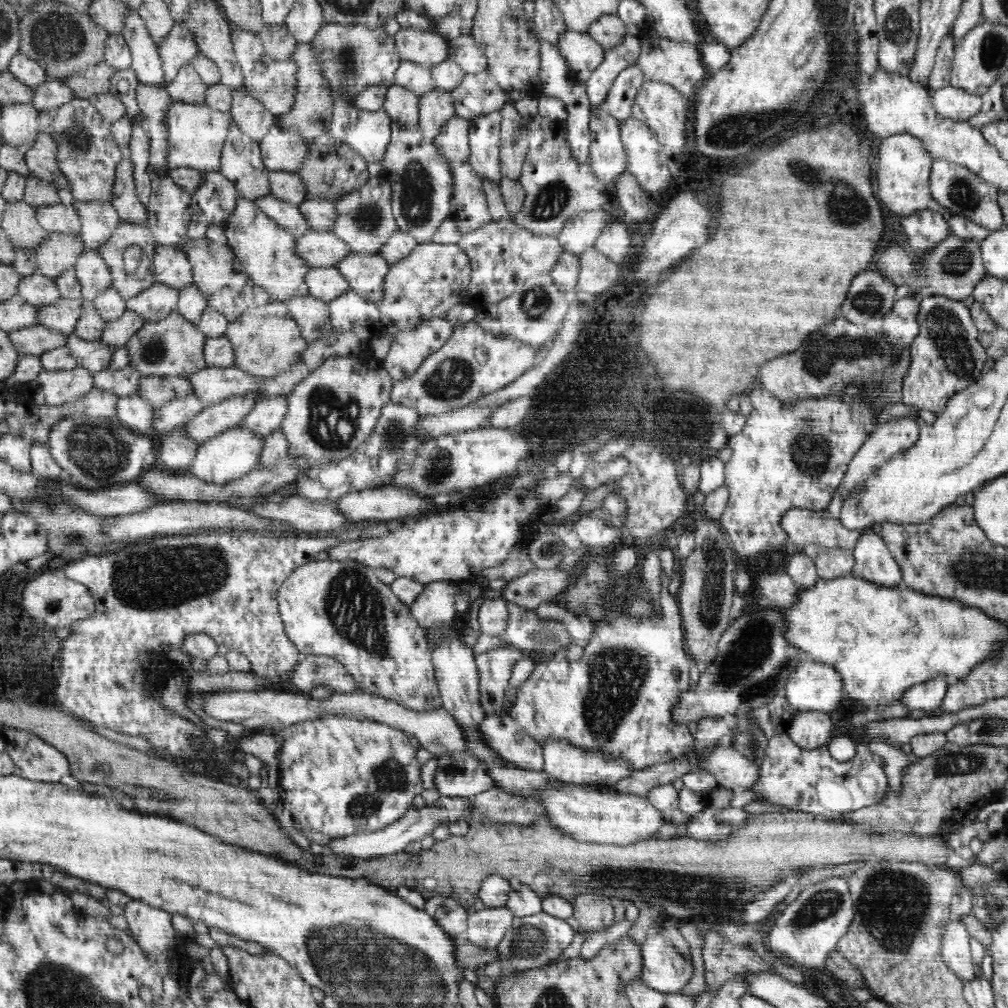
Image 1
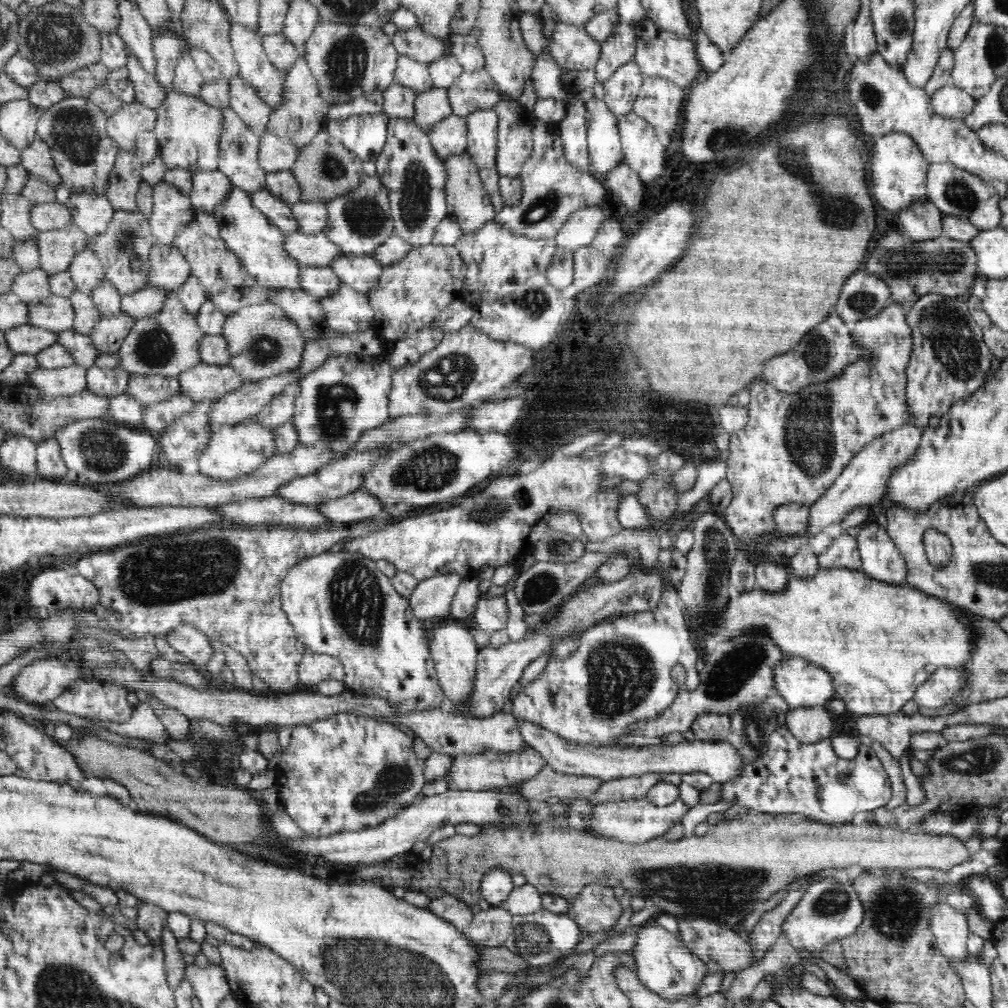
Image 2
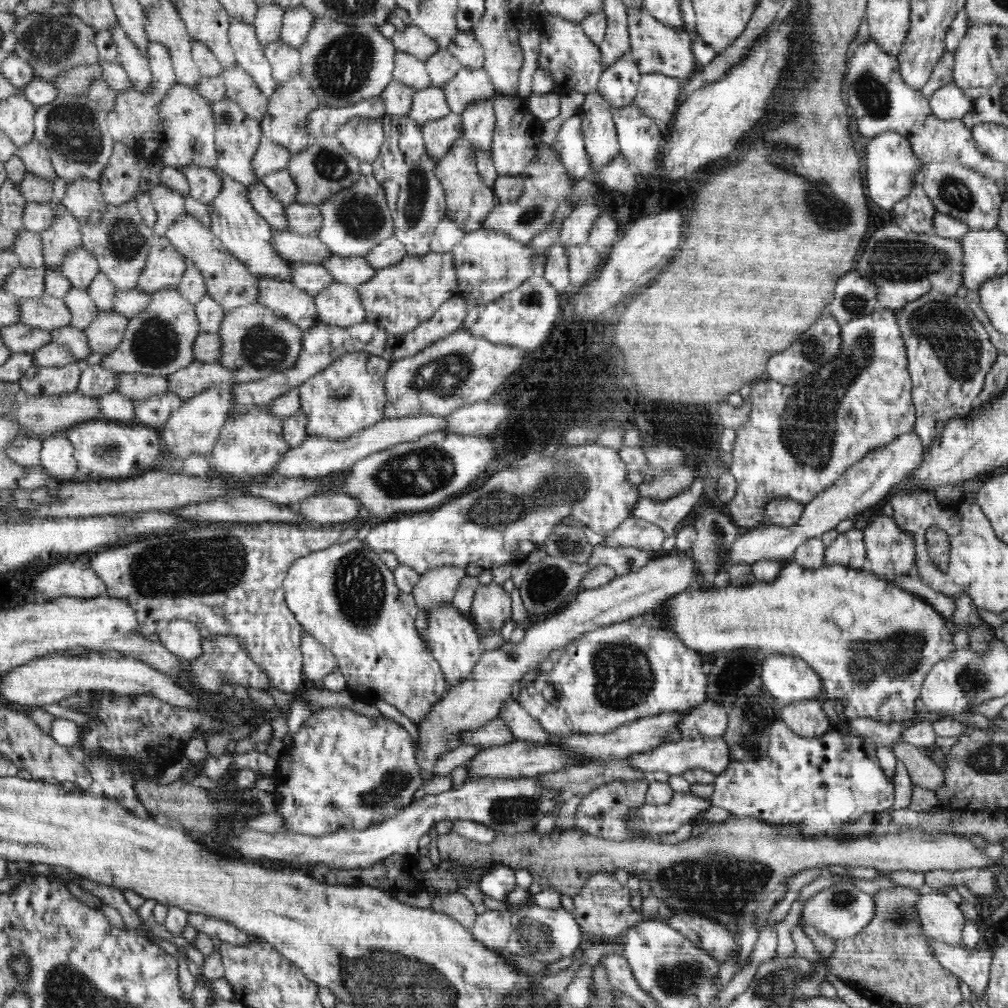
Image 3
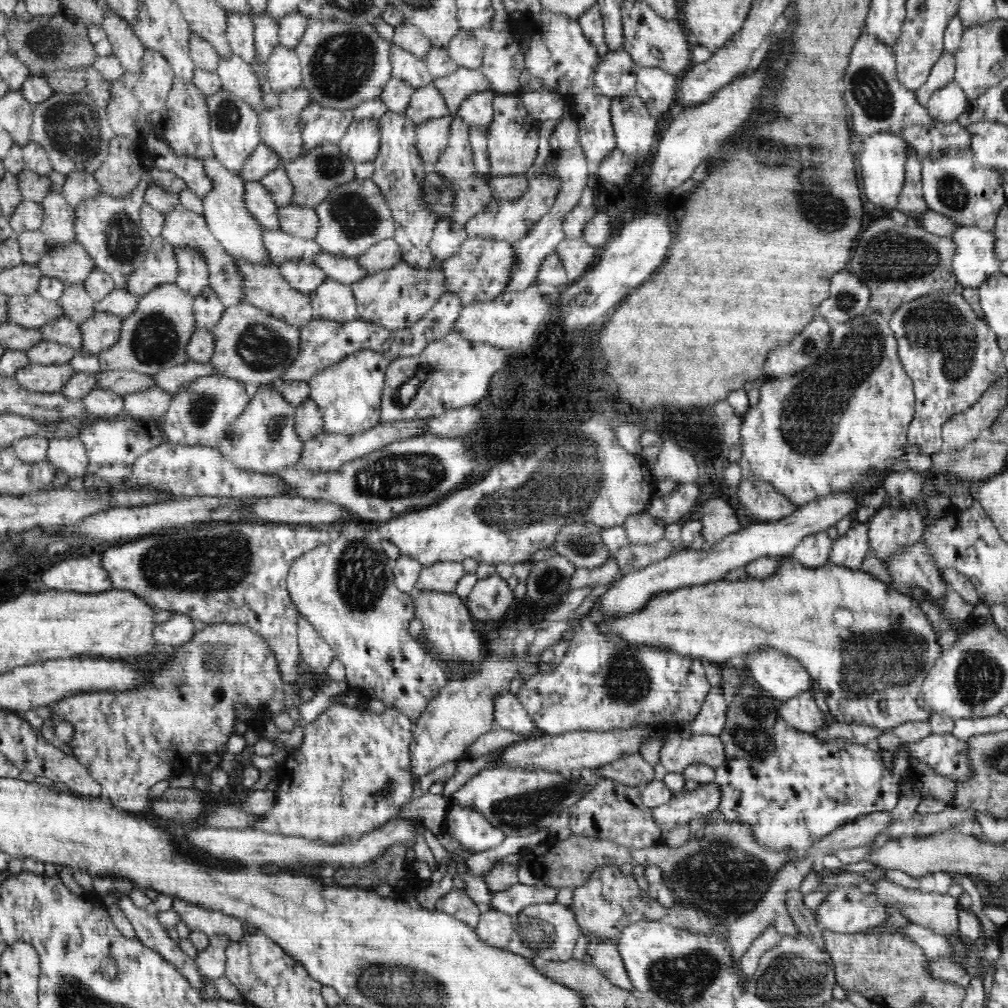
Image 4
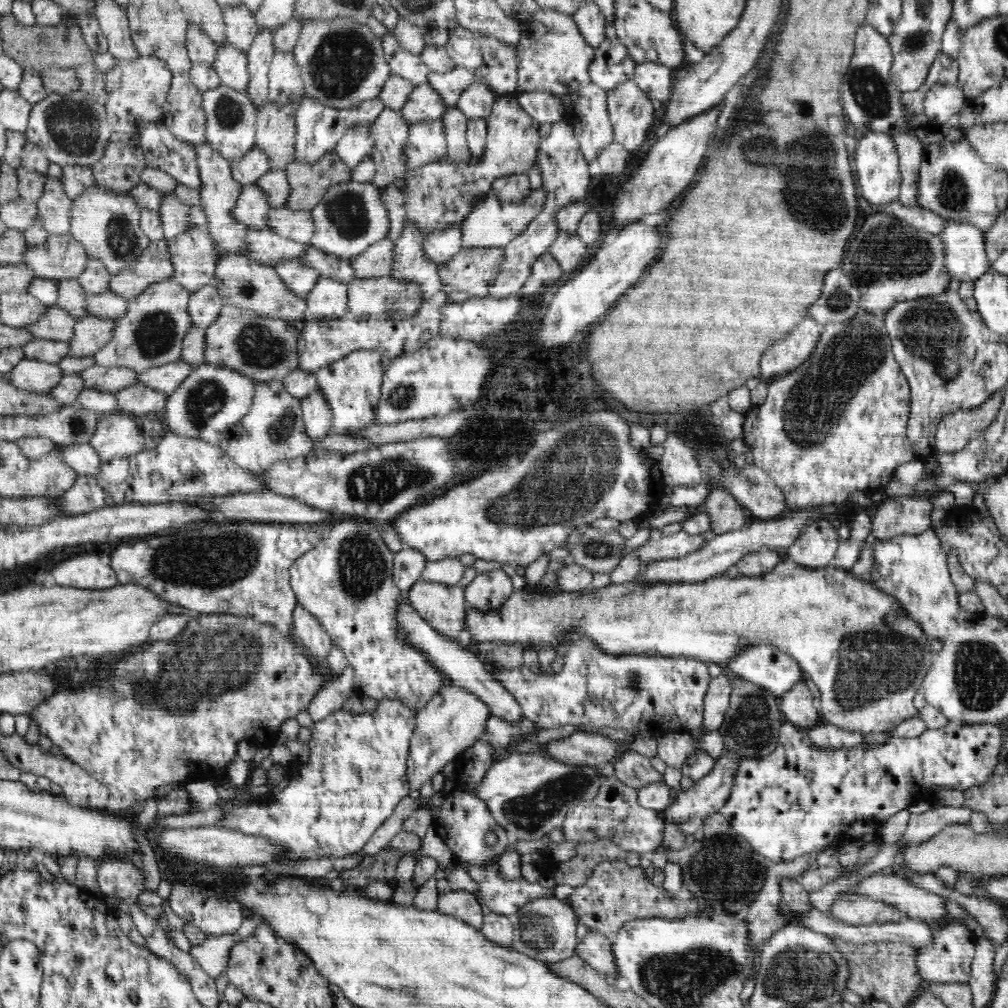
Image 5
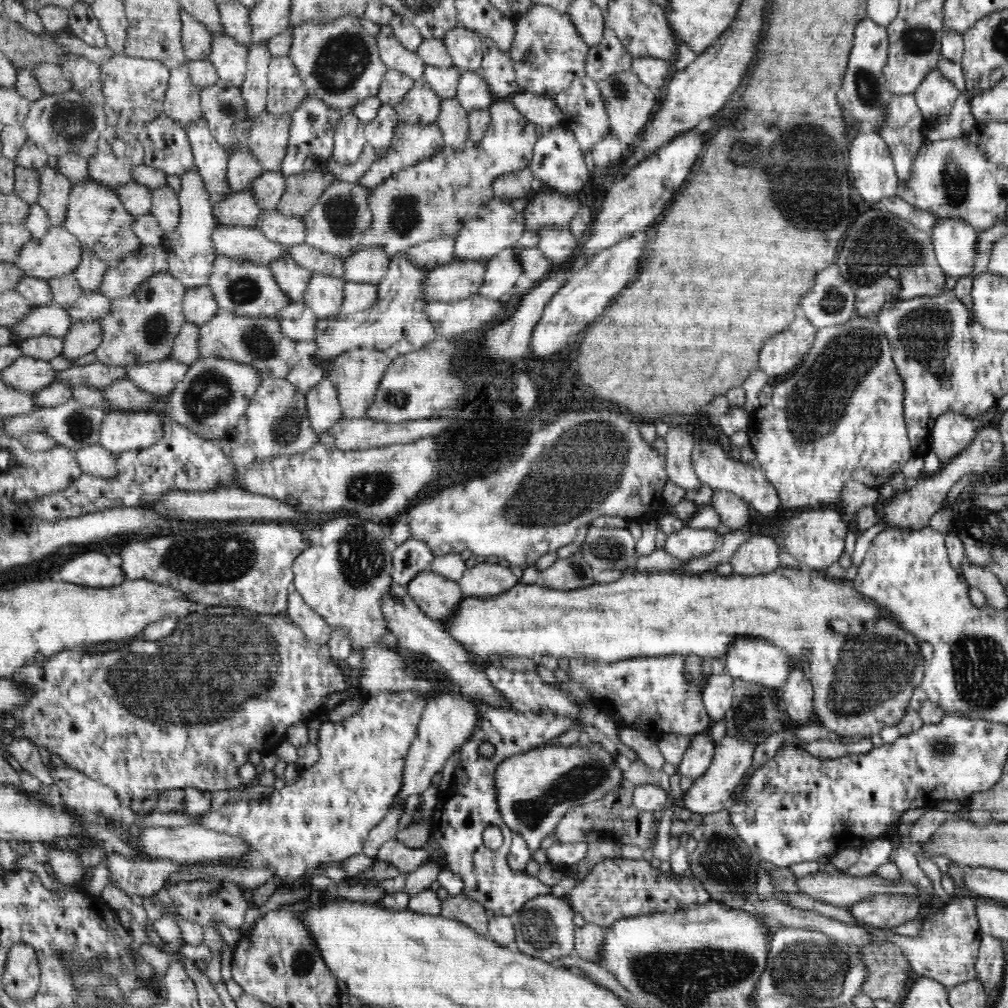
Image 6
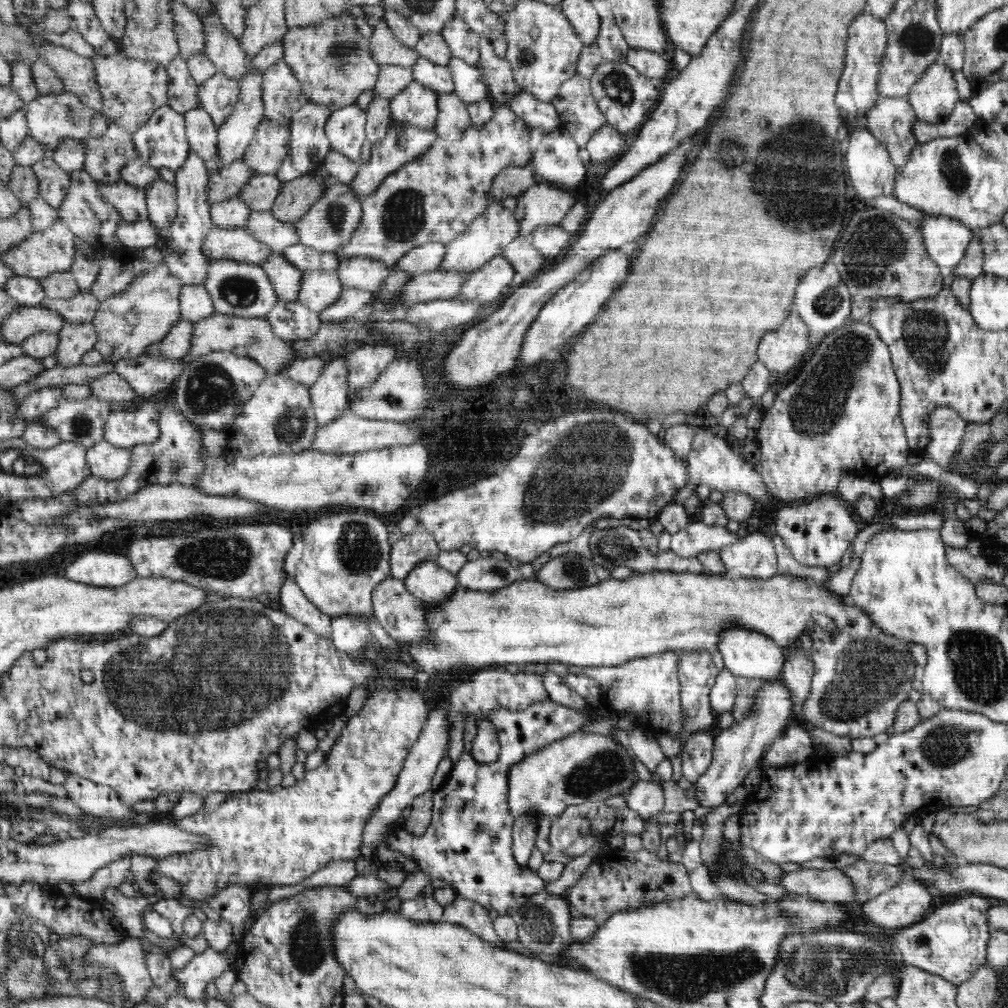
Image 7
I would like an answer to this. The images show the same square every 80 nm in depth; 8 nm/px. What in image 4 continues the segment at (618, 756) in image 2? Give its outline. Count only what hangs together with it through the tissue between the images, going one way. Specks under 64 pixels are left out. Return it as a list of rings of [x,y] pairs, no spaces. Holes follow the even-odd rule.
[[[509,690],[494,696],[494,720],[504,730],[510,730],[522,737],[528,737],[537,729],[517,695]],[[675,730],[658,742],[659,762],[668,772],[683,774],[688,764],[701,762],[714,769],[724,762],[725,746],[718,736],[695,735],[682,739]]]

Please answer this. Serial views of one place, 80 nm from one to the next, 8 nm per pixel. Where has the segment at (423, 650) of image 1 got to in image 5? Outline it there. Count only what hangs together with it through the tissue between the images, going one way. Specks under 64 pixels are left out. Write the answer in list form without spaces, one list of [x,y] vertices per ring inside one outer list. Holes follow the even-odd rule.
[[[360,519],[357,522],[338,522],[330,527],[330,534],[295,560],[289,568],[289,581],[295,599],[321,622],[333,644],[343,650],[355,674],[356,693],[370,696],[377,701],[384,698],[401,700],[408,708],[419,711],[445,686],[444,674],[432,664],[426,654],[400,638],[396,608],[399,606],[401,591],[393,583],[394,553],[383,541],[384,526]]]

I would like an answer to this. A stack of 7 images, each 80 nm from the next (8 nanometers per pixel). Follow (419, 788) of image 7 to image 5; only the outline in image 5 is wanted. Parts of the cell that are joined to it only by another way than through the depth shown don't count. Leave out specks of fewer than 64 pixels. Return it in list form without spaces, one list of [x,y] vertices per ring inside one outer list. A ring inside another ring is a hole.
[[[458,685],[441,687],[424,708],[417,711],[413,738],[409,746],[406,777],[410,790],[420,790],[448,762],[455,760],[468,746],[476,743],[486,731],[486,722],[491,712],[480,697]]]

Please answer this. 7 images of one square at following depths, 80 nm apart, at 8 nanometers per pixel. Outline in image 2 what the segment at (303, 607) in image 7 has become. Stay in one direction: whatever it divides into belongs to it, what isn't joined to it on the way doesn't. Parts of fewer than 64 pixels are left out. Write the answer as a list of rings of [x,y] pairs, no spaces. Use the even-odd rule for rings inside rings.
[[[305,646],[298,667],[298,678],[302,686],[314,686],[322,680],[344,682],[344,667],[338,658],[328,654],[312,652]]]

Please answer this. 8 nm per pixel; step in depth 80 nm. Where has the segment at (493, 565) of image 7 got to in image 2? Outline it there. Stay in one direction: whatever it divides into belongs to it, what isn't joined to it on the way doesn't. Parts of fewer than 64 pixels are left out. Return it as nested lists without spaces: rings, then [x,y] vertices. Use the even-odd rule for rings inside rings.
[[[480,594],[474,611],[473,624],[480,630],[493,633],[507,627],[510,611],[504,595],[485,597],[484,594]]]

